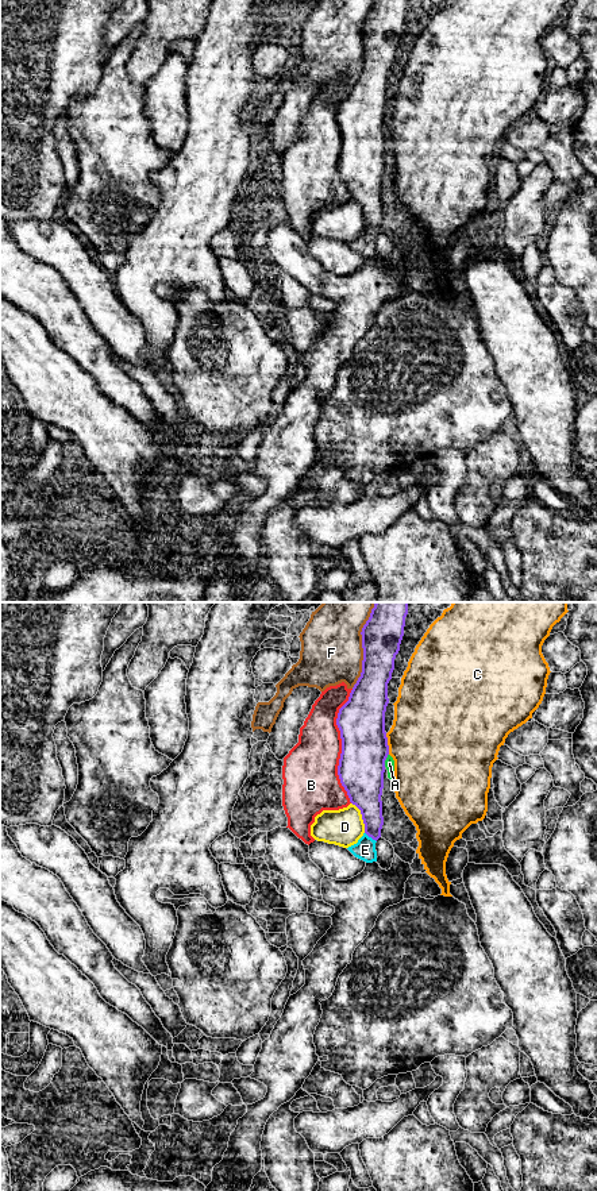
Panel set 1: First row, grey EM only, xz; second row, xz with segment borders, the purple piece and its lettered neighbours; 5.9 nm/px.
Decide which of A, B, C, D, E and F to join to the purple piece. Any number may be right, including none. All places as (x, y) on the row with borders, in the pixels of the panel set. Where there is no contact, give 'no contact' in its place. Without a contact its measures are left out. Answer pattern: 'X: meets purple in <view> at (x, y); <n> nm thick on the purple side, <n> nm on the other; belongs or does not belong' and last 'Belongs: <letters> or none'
A: meets purple in xz at (385, 759); 280 nm thick on the purple side, 60 nm on the other; does not belong
B: meets purple in xz at (342, 746); 280 nm thick on the purple side, 320 nm on the other; does not belong
C: meets purple in xz at (386, 744); 280 nm thick on the purple side, 480 nm on the other; does not belong
D: meets purple in xz at (362, 817); 260 nm thick on the purple side, 220 nm on the other; does not belong
E: meets purple in xz at (370, 836); 180 nm thick on the purple side, 130 nm on the other; belongs
F: meets purple in xz at (362, 646); 240 nm thick on the purple side, 360 nm on the other; does not belong
Belongs: E

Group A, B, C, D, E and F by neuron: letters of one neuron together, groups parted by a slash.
A D / B / C / E / F

